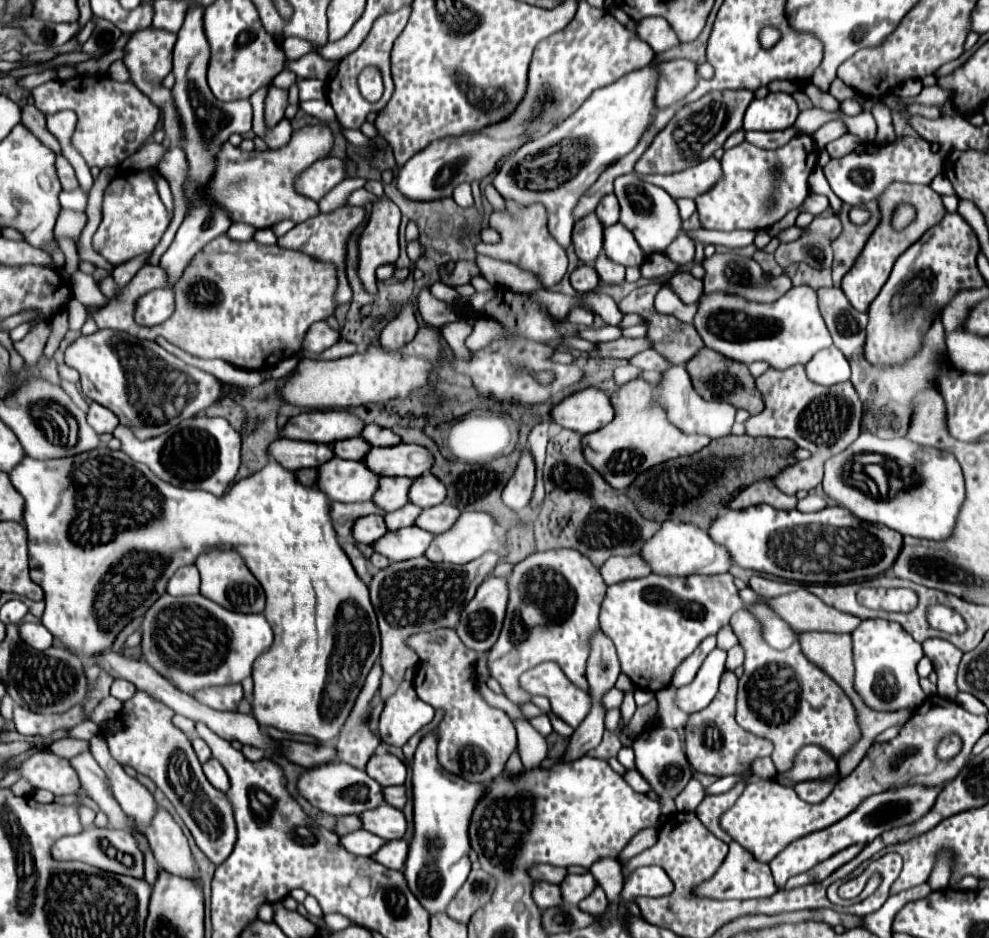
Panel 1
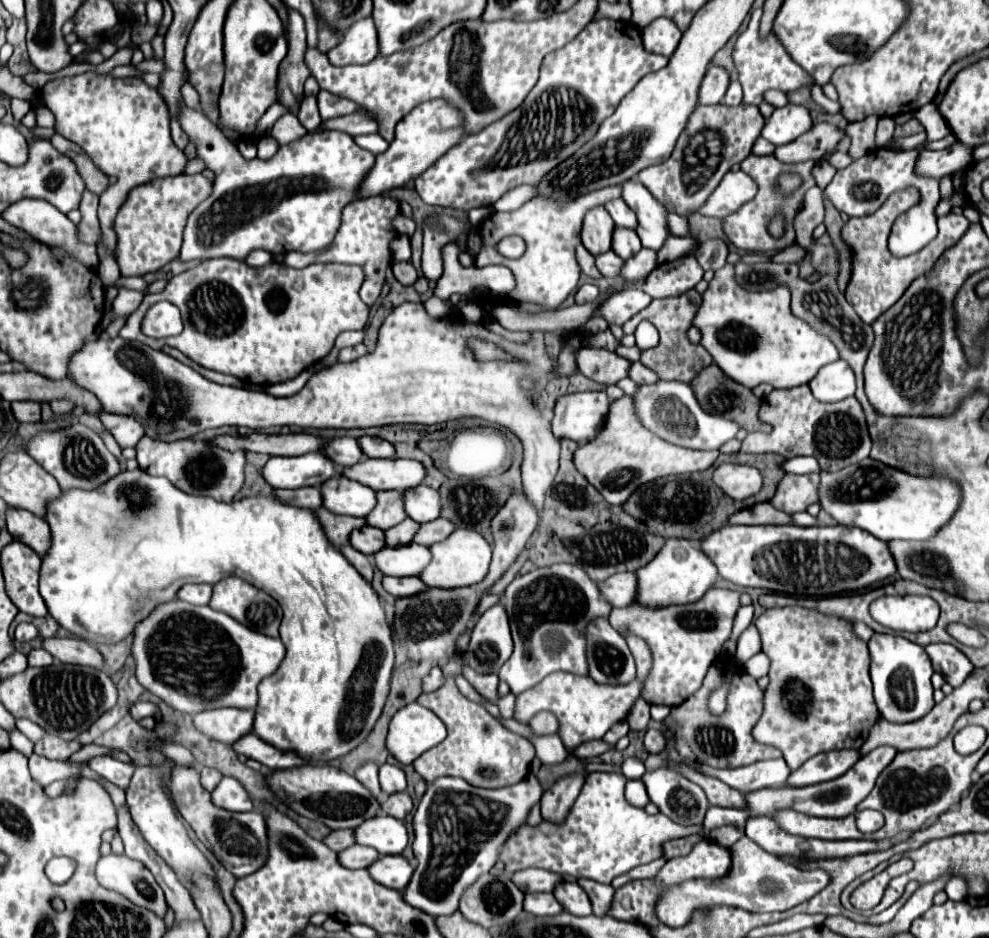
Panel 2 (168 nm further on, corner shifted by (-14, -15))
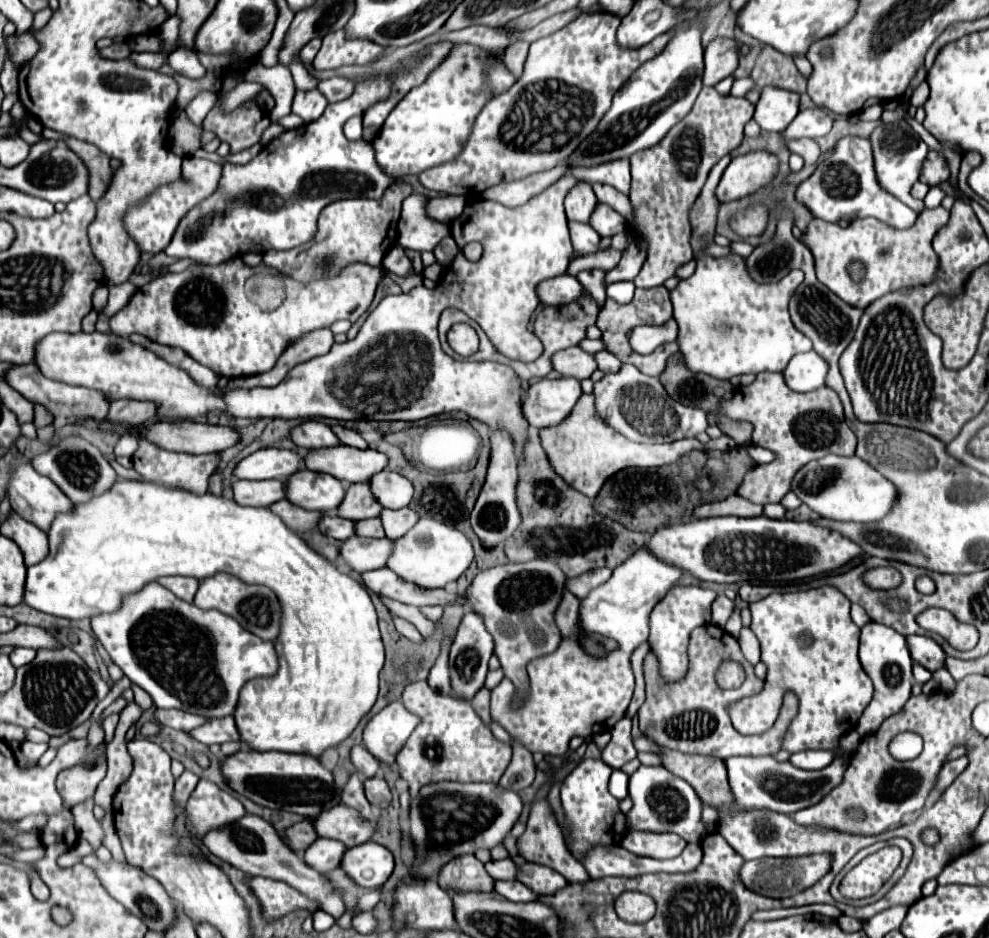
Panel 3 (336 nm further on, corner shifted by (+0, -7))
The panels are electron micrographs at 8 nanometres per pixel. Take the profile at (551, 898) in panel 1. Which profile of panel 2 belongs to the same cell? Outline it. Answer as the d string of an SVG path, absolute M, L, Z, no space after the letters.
M525 894L523 908L527 914L533 916L553 916L555 912L563 910L563 906L553 898L553 894Z

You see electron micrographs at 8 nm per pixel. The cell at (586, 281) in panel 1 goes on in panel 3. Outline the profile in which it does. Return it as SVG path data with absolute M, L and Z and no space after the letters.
M563 274L545 280L537 292L543 304L561 306L561 304L571 304L571 300L577 300L585 292L585 288L581 288L581 282L575 276Z

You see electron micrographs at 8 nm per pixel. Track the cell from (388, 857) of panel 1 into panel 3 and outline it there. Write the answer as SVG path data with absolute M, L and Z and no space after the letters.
M365 842L349 848L341 860L341 868L363 888L373 890L387 882L393 872L393 854L377 844Z

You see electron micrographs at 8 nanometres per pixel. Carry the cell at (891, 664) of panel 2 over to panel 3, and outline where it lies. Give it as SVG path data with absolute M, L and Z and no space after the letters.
M867 622L861 628L861 646L859 646L859 660L863 670L867 672L867 676L871 678L875 692L873 692L873 700L869 702L869 706L865 708L863 716L859 718L857 724L857 732L861 736L869 736L873 732L877 732L877 728L893 714L901 712L903 704L911 698L911 686L913 686L913 674L911 674L911 654L907 648L907 640L905 636L901 636L899 632L895 632L889 626L877 624L877 622Z

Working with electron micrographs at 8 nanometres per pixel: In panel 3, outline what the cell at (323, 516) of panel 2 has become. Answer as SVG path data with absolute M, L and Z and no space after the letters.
M279 500L277 504L269 506L277 516L281 516L285 520L285 524L289 524L289 528L293 528L295 532L311 532L313 528L317 528L319 520L321 520L321 512L313 512L313 510L303 510L301 506L291 504L289 500Z

